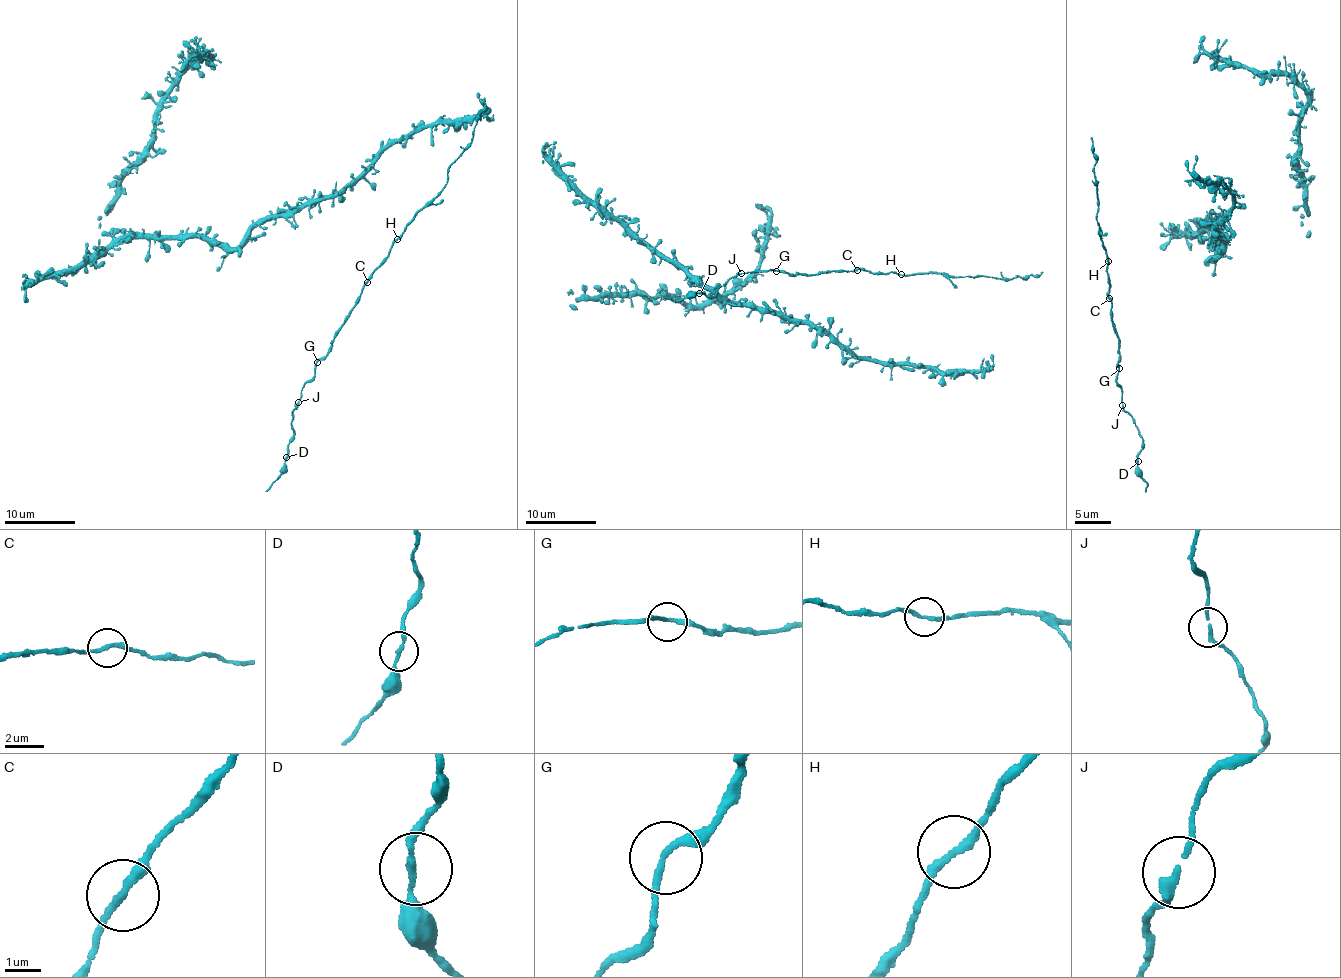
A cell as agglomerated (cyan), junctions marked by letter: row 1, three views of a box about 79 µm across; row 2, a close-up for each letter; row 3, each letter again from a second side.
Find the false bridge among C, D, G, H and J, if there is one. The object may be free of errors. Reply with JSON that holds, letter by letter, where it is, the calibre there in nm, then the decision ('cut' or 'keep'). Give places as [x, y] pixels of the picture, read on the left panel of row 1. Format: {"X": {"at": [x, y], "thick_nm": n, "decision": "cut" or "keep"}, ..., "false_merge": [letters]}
{"C": {"at": [367, 282], "thick_nm": 220, "decision": "keep"}, "D": {"at": [286, 457], "thick_nm": 170, "decision": "keep"}, "G": {"at": [317, 362], "thick_nm": 200, "decision": "keep"}, "H": {"at": [397, 239], "thick_nm": 200, "decision": "cut"}, "J": {"at": [298, 402], "thick_nm": 180, "decision": "keep"}, "false_merge": ["H"]}

